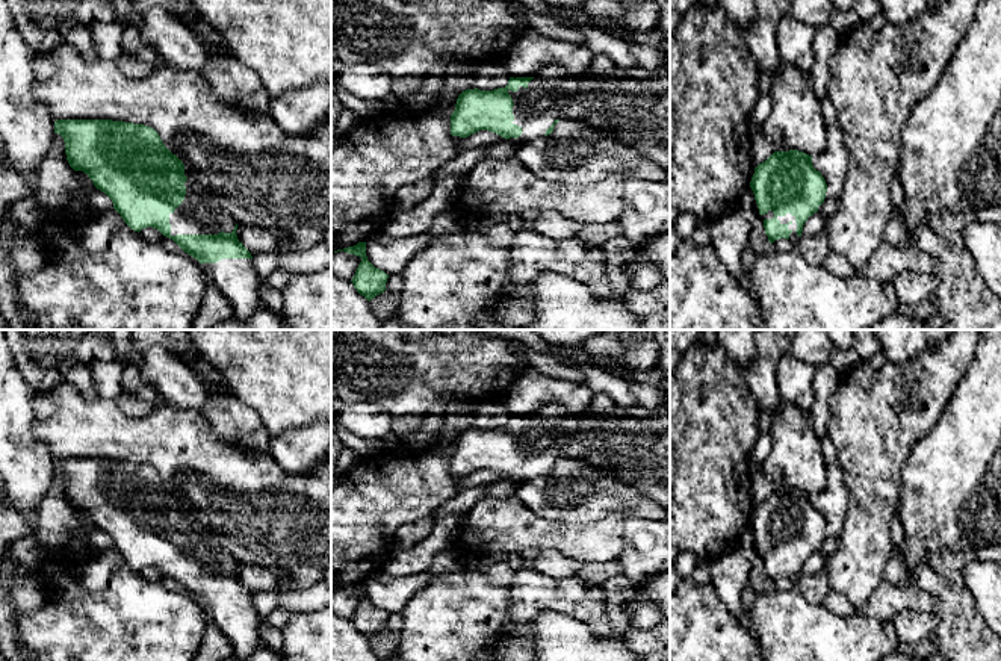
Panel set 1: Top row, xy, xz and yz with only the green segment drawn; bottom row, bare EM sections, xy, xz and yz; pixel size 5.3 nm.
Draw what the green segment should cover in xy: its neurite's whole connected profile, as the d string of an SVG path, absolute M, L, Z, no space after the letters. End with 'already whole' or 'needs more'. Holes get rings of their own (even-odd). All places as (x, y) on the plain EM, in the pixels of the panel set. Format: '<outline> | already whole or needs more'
M57 458L54 472L64 476L70 505L83 510L112 538L113 548L132 569L139 572L147 566L157 567L204 605L209 620L231 643L231 658L243 661L257 649L262 643L259 628L265 617L259 614L251 591L237 578L237 563L231 572L171 573L169 554L184 538L187 516L183 501L165 486L154 467L112 458Z | needs more

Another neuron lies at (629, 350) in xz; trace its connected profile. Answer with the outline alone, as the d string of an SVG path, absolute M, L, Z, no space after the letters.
M603 330L584 342L582 348L612 362L608 372L649 371L659 358L659 343L653 330Z

